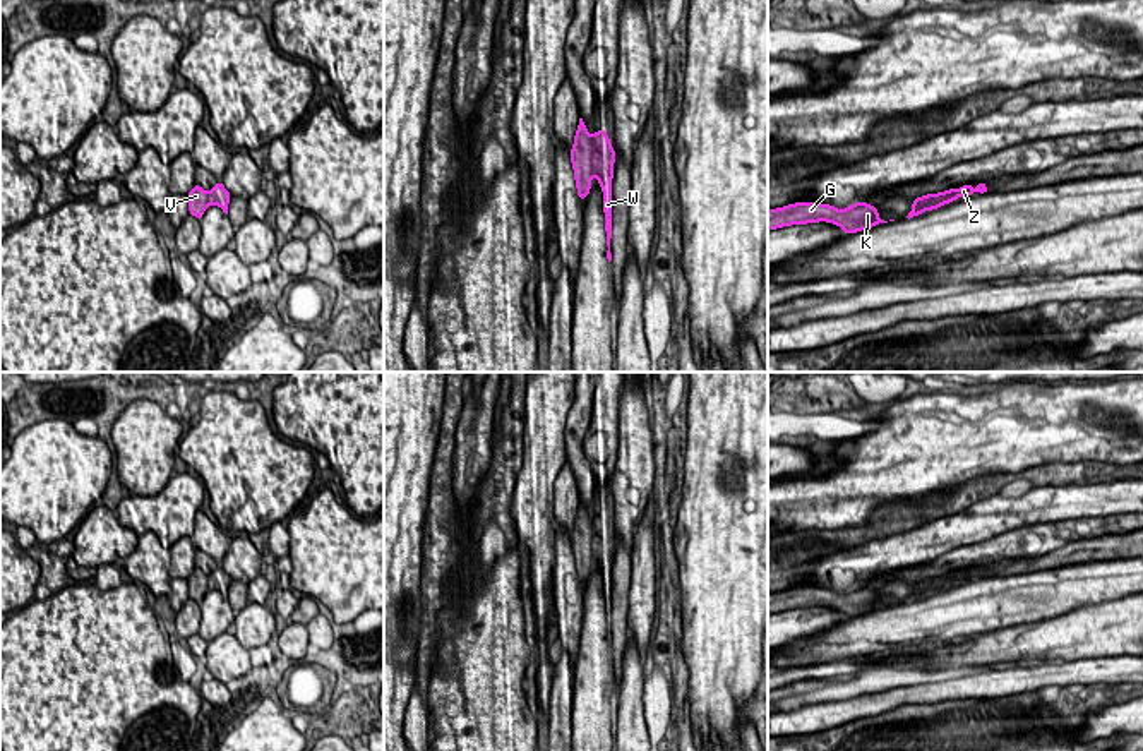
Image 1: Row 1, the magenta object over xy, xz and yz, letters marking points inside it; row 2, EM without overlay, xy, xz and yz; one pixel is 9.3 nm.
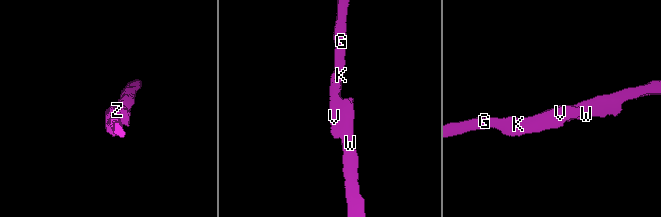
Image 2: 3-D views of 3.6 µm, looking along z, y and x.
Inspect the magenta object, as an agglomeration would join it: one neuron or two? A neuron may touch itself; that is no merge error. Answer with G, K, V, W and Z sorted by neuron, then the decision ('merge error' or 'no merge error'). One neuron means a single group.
groups G K V Z / W; merge error

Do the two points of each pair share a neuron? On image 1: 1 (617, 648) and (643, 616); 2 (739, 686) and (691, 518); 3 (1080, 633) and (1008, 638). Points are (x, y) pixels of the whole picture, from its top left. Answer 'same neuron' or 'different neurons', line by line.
1: different neurons
2: same neuron
3: same neuron

